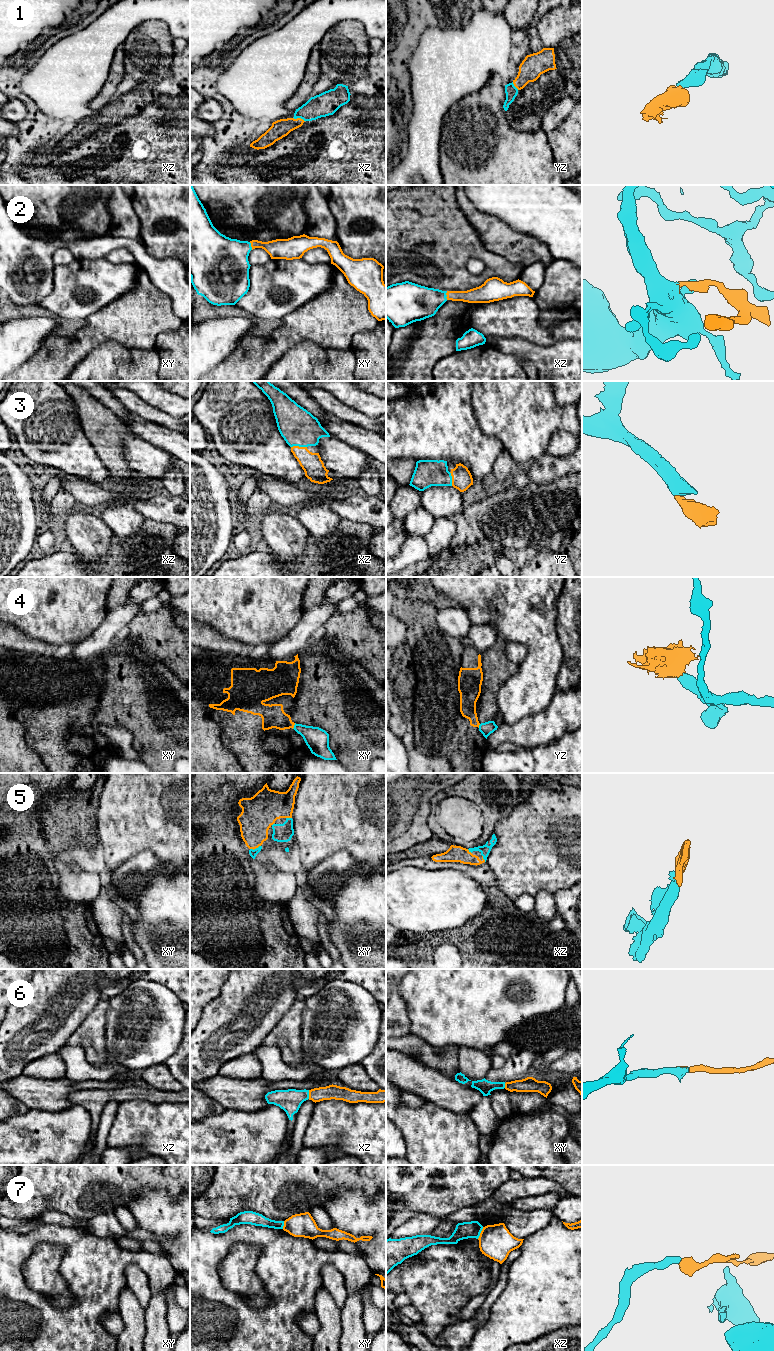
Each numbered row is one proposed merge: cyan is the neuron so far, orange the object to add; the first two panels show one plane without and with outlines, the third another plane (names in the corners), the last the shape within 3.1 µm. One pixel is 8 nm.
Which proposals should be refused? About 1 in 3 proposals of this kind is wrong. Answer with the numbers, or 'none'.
4

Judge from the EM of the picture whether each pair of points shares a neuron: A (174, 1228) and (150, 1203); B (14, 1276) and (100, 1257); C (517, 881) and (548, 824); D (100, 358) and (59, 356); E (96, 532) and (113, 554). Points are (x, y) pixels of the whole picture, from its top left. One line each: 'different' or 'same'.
A: same
B: same
C: same
D: different
E: different

